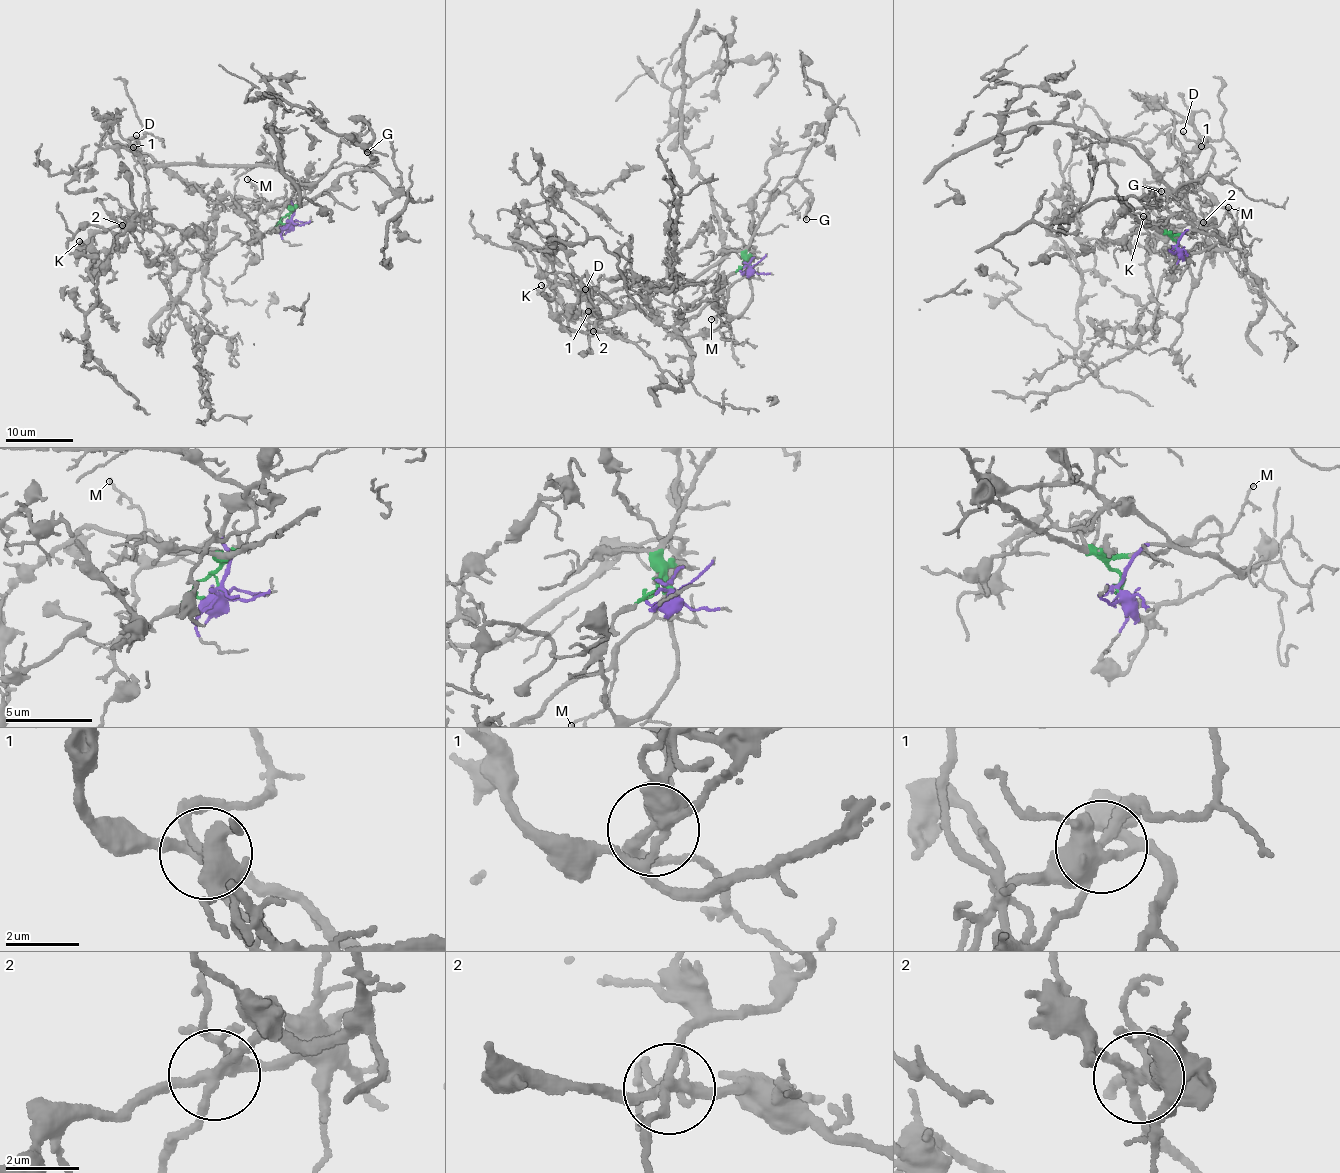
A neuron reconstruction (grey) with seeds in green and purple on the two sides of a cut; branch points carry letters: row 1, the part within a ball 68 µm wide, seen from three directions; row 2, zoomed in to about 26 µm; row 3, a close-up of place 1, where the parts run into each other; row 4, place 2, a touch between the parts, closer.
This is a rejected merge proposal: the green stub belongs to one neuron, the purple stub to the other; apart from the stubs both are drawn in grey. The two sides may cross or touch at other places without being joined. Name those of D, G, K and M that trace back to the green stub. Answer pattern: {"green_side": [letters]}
{"green_side": ["G", "M"]}

